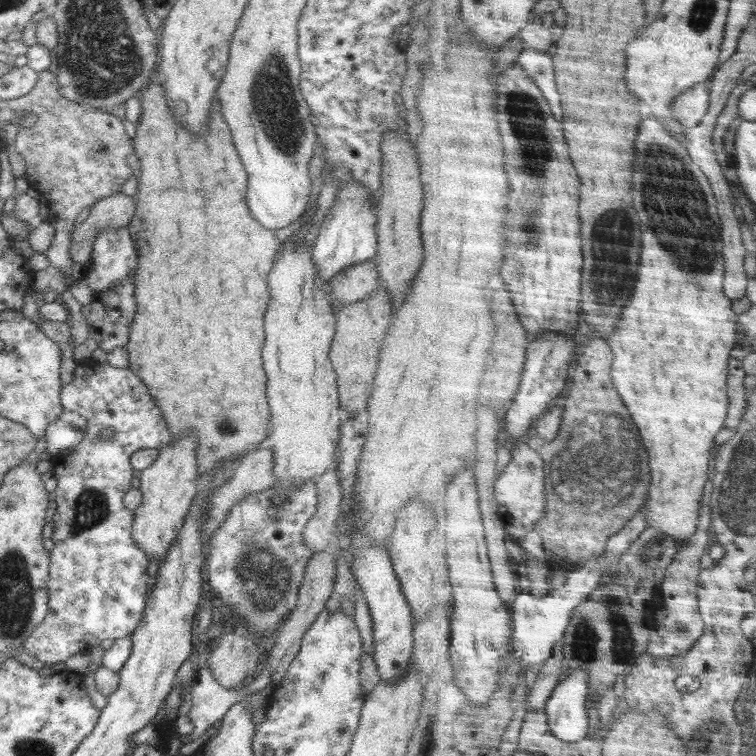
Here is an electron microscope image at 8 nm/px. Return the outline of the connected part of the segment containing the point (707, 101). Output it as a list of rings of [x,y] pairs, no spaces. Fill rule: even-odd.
[[[697,84],[678,104],[674,104],[674,116],[686,124],[686,128],[700,126],[709,108],[711,107],[711,94],[706,84]]]

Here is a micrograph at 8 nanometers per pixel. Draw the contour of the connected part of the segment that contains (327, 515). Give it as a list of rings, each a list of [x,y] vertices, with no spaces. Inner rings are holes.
[[[337,465],[314,477],[317,490],[316,512],[303,530],[304,544],[314,553],[336,548],[334,535],[341,515],[342,485]]]

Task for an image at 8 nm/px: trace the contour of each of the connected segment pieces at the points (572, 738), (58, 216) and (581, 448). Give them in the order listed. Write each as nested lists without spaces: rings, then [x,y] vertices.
[[[567,668],[567,674],[548,701],[552,735],[566,742],[580,742],[590,734],[588,714],[590,672]]]
[[[45,70],[38,73],[35,87],[26,96],[17,99],[7,100],[4,106],[21,112],[24,111],[30,118],[31,124],[17,133],[15,140],[15,150],[25,162],[25,179],[29,186],[42,194],[50,207],[48,220],[56,228],[56,246],[49,246],[45,253],[51,265],[64,272],[64,286],[70,288],[74,280],[74,266],[72,256],[68,252],[71,248],[70,228],[76,225],[76,217],[84,208],[92,207],[93,204],[101,198],[120,193],[121,186],[130,177],[138,177],[141,168],[138,157],[134,154],[134,147],[131,138],[126,134],[122,120],[109,111],[98,111],[96,109],[86,108],[80,103],[69,101],[61,95],[57,76],[54,72]]]
[[[602,338],[592,339],[592,344],[588,344],[590,341],[584,345],[578,360],[586,362],[588,368],[577,365],[572,368],[571,387],[561,401],[565,415],[560,434],[553,441],[536,434],[529,438],[531,447],[545,458],[547,464],[547,509],[535,530],[543,539],[545,549],[577,565],[587,564],[605,554],[610,539],[626,528],[648,504],[653,486],[653,468],[650,468],[651,462],[644,452],[644,438],[612,382],[610,372],[614,352]]]

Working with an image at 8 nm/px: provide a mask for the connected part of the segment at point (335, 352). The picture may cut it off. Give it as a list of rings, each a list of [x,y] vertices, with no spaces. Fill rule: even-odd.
[[[384,288],[365,299],[344,305],[340,312],[336,312],[335,335],[329,350],[329,359],[337,375],[341,407],[353,419],[358,419],[364,410],[368,410],[369,396],[378,374],[379,348],[383,345],[392,315],[391,296]]]

